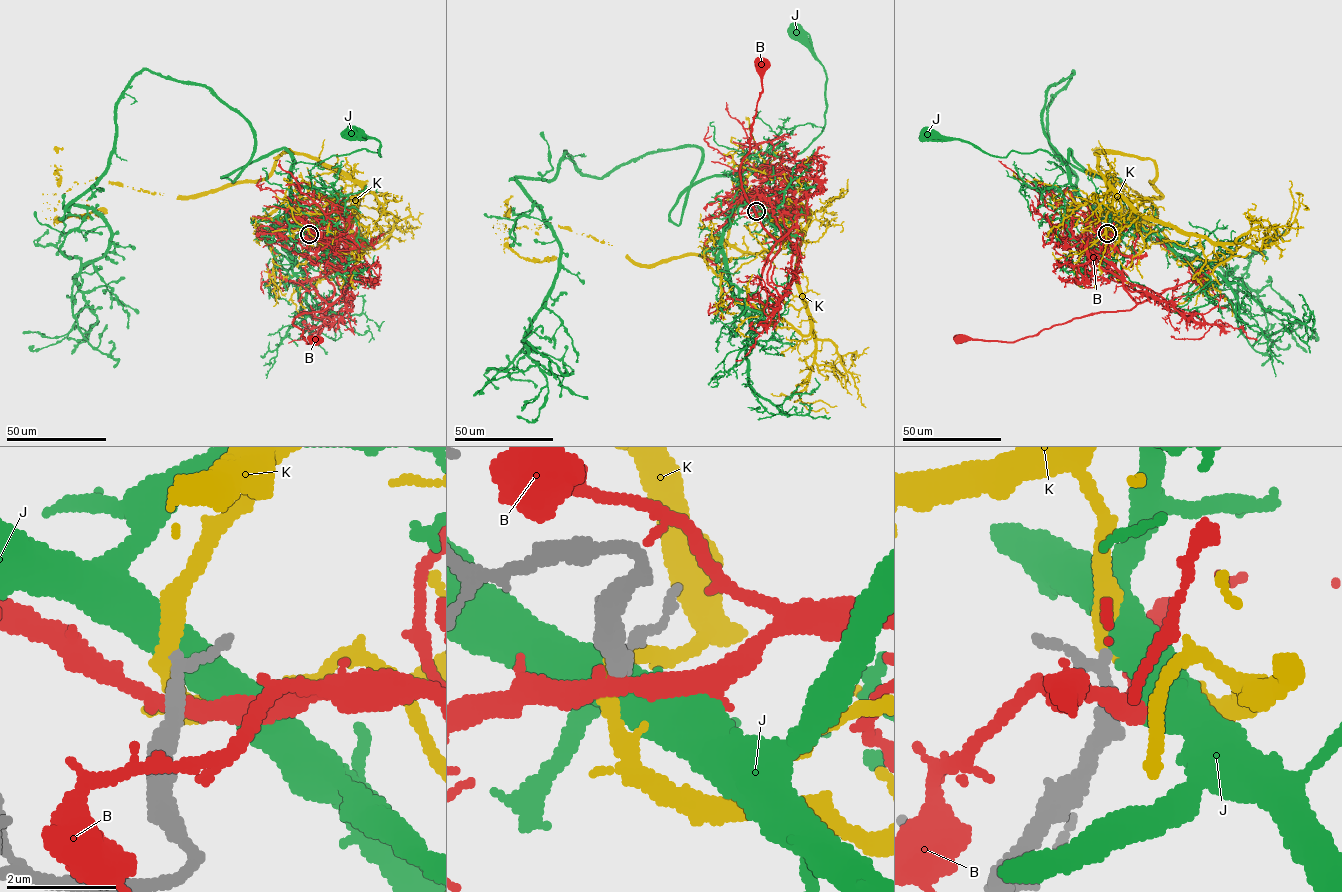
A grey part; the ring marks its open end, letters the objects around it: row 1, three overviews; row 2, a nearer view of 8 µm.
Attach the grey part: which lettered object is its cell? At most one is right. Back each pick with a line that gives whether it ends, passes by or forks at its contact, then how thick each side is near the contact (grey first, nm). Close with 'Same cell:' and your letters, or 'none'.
J: It passes by. Thickness 220 nm (grey) against 550 nm
Same cell: J

